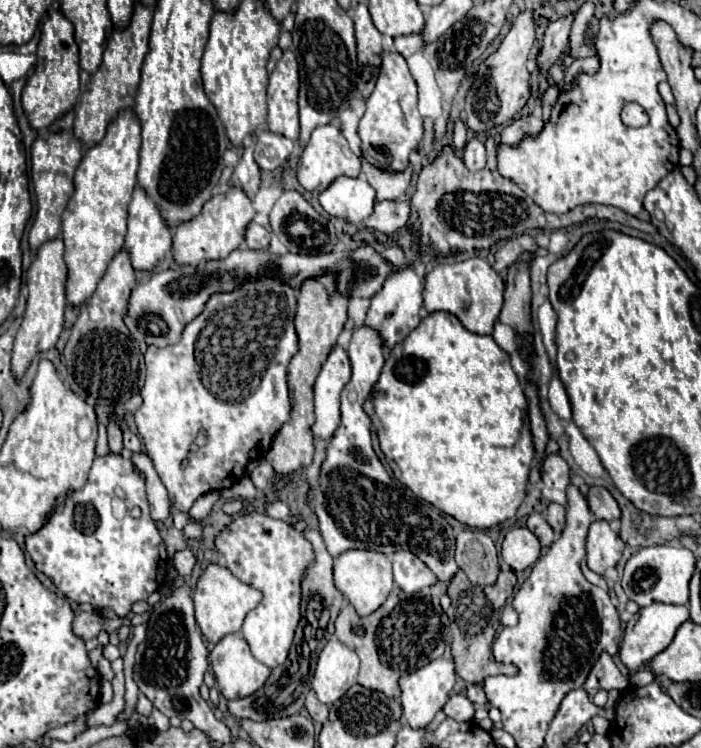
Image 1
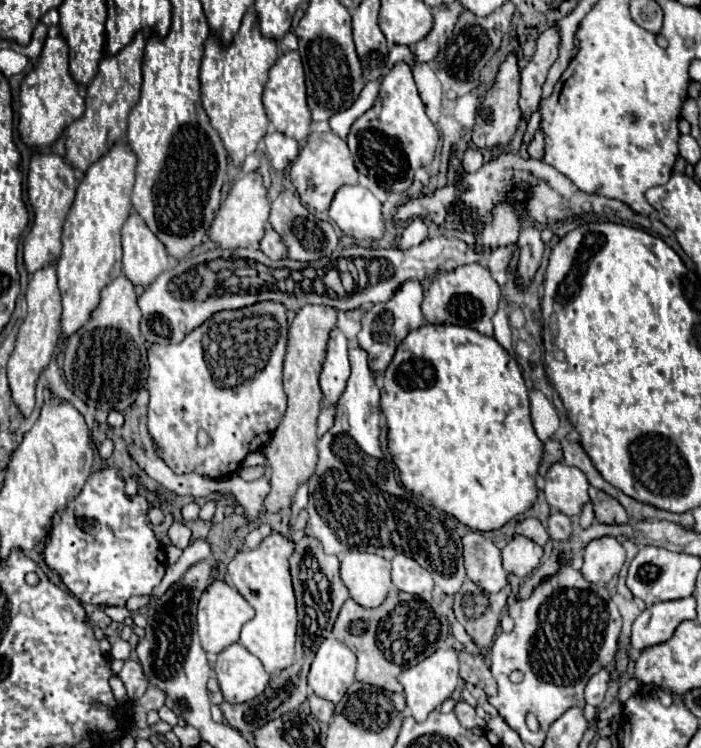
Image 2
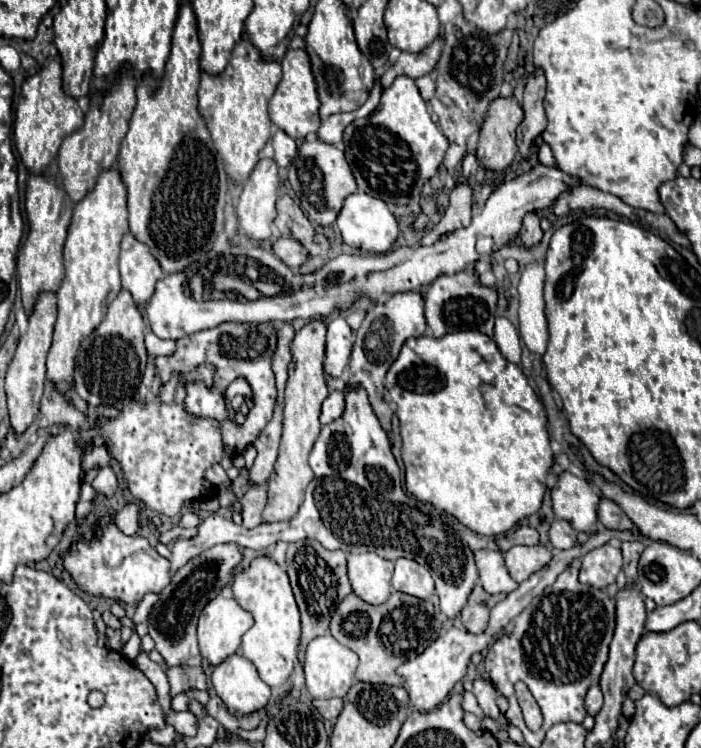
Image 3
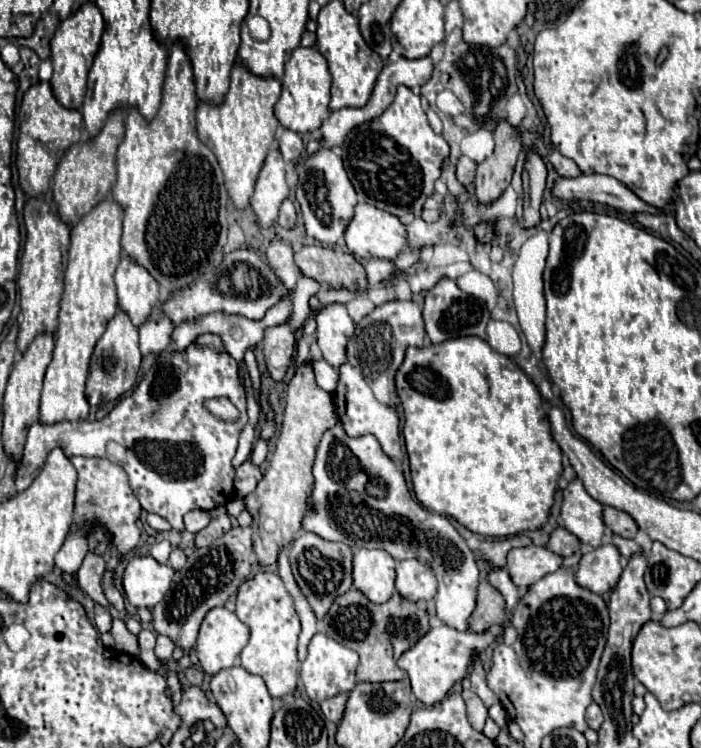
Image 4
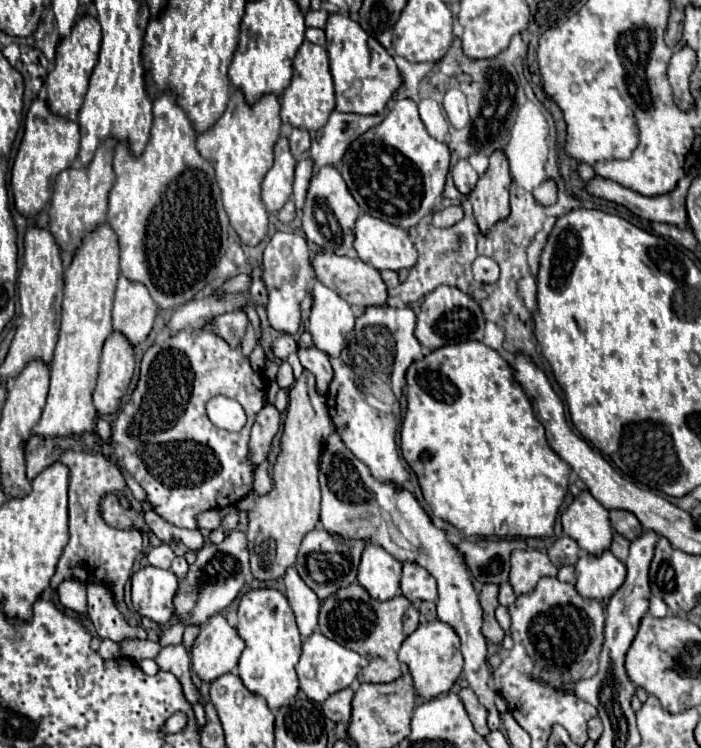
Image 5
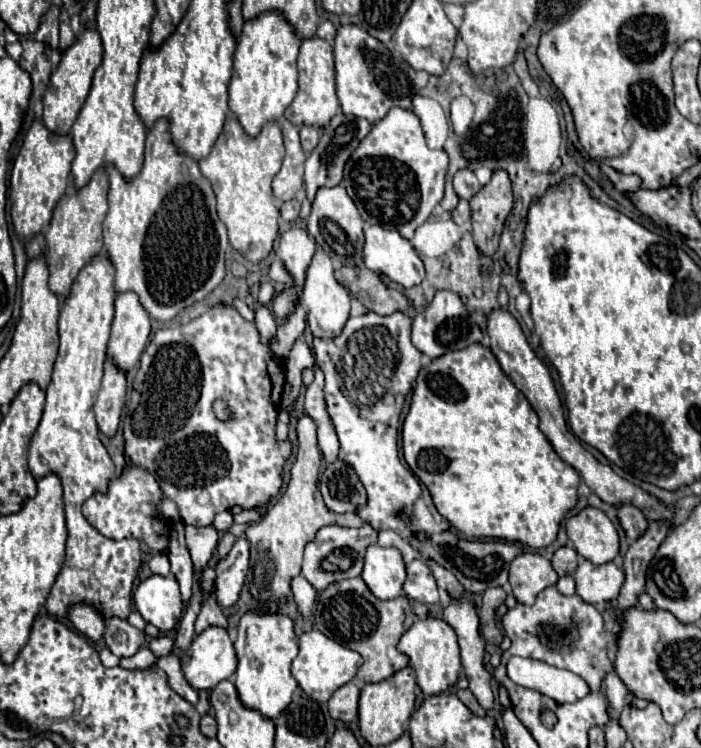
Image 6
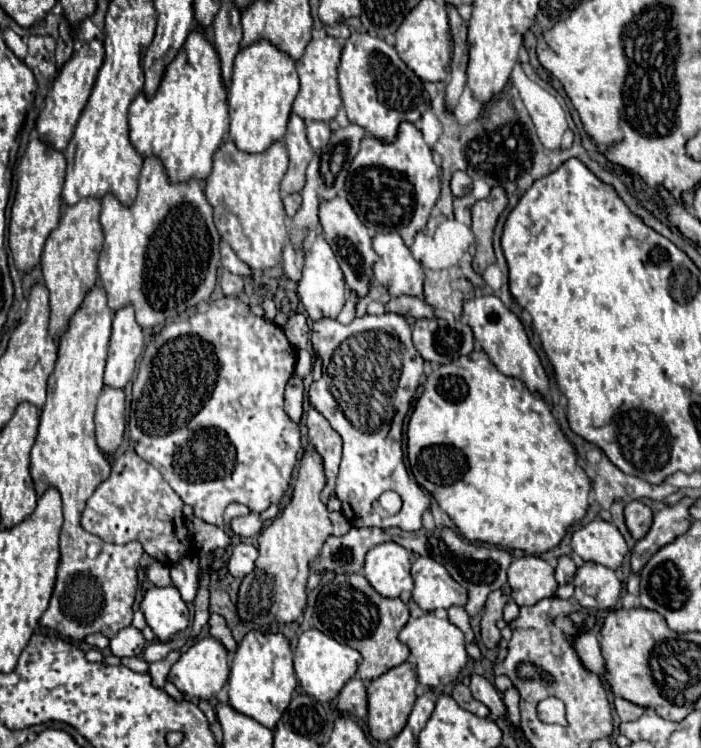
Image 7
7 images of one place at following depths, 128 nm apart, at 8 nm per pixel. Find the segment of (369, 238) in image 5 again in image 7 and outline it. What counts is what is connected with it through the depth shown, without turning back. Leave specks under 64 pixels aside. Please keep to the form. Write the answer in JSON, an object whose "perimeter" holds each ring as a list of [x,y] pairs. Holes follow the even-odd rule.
{"perimeter":[[[376,234],[372,246],[380,258],[374,262],[374,278],[388,288],[388,294],[422,296],[422,264],[412,256],[402,238],[398,234]]]}

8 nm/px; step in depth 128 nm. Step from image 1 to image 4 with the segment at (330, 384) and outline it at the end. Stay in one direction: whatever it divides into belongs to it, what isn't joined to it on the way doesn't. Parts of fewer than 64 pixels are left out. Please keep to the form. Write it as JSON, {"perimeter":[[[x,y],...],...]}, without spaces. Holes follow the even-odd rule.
{"perimeter":[[[330,304],[316,312],[318,322],[318,346],[324,360],[332,368],[340,368],[346,358],[346,344],[354,334],[354,322],[350,320],[342,304]]]}

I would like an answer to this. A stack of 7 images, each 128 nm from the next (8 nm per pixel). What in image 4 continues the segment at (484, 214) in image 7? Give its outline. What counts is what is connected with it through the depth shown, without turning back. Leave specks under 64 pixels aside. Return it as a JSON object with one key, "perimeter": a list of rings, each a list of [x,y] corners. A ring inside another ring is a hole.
{"perimeter":[[[500,120],[494,130],[494,154],[478,164],[476,170],[476,196],[482,204],[494,202],[512,180],[512,172],[520,150],[530,144],[532,134],[514,128],[508,120]]]}

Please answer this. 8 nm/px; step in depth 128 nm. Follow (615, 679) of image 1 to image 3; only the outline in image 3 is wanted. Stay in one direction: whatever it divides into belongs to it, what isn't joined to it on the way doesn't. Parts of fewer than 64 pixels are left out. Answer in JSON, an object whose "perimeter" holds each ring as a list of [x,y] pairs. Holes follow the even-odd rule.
{"perimeter":[[[590,686],[586,692],[586,710],[588,714],[596,716],[596,712],[602,708],[602,692],[598,686]]]}

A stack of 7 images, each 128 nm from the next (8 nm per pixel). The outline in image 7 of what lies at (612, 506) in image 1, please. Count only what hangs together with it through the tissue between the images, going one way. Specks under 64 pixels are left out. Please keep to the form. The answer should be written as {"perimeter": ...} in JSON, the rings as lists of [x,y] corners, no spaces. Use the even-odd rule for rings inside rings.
{"perimeter":[[[632,500],[630,504],[626,504],[624,518],[634,540],[640,540],[648,532],[648,528],[652,526],[652,516],[654,516],[652,510],[638,500]]]}

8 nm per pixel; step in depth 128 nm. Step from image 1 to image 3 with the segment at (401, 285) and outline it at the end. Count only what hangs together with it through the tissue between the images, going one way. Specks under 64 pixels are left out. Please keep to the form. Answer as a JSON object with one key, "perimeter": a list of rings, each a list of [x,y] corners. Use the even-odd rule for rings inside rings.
{"perimeter":[[[404,292],[396,294],[386,302],[380,302],[374,306],[372,312],[366,312],[366,318],[362,326],[356,332],[356,342],[352,348],[350,358],[350,384],[360,384],[368,392],[370,404],[382,424],[382,428],[390,430],[392,410],[386,402],[382,402],[384,392],[384,376],[392,362],[396,360],[402,344],[410,336],[422,336],[426,332],[426,320],[424,320],[424,300],[420,292]]]}

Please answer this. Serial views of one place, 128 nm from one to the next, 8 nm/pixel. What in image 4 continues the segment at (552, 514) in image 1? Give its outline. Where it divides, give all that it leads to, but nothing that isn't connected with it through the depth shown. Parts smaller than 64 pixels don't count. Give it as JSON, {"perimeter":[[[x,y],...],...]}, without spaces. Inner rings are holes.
{"perimeter":[[[558,526],[552,534],[550,534],[550,540],[548,540],[548,550],[560,554],[560,556],[570,556],[574,554],[576,550],[580,548],[580,540],[568,532],[566,528]]]}

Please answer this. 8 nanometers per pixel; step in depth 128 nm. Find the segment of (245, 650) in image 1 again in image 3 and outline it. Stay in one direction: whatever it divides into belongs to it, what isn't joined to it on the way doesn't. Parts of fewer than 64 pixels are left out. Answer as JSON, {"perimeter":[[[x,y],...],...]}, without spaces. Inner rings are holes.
{"perimeter":[[[232,654],[214,668],[212,686],[232,714],[260,710],[270,700],[270,686],[242,654]]]}

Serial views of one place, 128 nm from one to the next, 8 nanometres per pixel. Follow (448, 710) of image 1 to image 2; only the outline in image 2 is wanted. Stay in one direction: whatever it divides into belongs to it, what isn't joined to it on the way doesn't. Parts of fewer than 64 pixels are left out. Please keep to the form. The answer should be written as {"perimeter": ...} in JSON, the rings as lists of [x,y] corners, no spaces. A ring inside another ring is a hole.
{"perimeter":[[[458,700],[456,706],[454,706],[454,714],[458,718],[458,722],[464,726],[464,728],[484,728],[486,726],[486,720],[480,718],[474,710],[474,706],[470,706],[468,702],[464,700]]]}

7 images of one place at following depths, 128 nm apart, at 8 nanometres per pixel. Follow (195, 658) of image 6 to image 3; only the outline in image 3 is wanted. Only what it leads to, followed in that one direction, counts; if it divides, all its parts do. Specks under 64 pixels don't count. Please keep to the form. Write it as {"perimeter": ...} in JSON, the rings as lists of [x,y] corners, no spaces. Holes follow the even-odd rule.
{"perimeter":[[[218,594],[214,600],[210,600],[198,620],[198,644],[200,644],[200,654],[212,664],[218,666],[220,662],[224,662],[232,652],[238,650],[240,640],[244,636],[244,632],[254,624],[254,618],[248,610],[244,610],[236,598],[224,598],[222,594]]]}

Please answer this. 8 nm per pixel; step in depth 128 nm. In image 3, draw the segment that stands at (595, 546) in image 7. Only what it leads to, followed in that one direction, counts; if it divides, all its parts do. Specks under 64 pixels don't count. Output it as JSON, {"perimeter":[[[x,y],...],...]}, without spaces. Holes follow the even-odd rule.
{"perimeter":[[[566,470],[558,476],[550,496],[556,518],[568,520],[578,532],[596,532],[596,506],[600,496],[586,478]]]}

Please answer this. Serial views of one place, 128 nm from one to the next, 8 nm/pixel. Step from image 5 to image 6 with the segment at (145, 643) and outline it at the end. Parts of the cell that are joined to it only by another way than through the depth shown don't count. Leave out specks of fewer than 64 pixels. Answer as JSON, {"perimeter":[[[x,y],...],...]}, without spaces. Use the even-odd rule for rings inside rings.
{"perimeter":[[[156,636],[156,638],[150,640],[148,648],[154,652],[154,656],[160,658],[160,656],[168,656],[168,654],[170,654],[172,644],[174,644],[172,638],[168,638],[168,636]]]}

